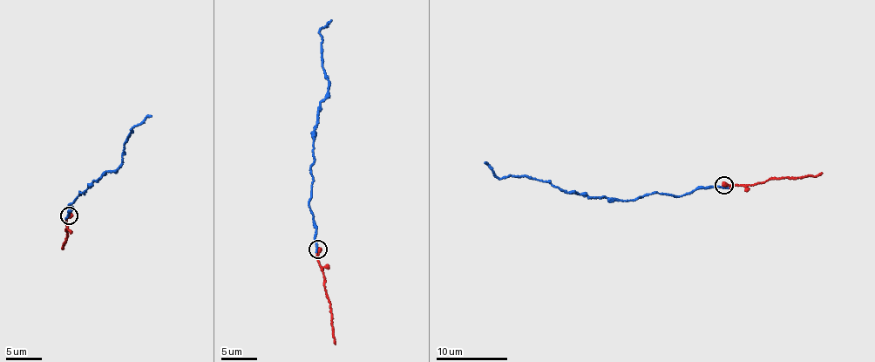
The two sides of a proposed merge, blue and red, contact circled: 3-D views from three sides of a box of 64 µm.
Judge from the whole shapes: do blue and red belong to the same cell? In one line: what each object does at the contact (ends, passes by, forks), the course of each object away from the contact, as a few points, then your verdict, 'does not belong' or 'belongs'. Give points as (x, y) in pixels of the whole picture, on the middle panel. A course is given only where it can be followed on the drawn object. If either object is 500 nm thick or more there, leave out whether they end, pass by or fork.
blue ends | red passes by | blue via (318, 249), (309, 205), (313, 136), (320, 102), (328, 92), (329, 82), (321, 58), (318, 30), (332, 20) | red via (317, 249), (330, 303), (335, 344) | belongs

